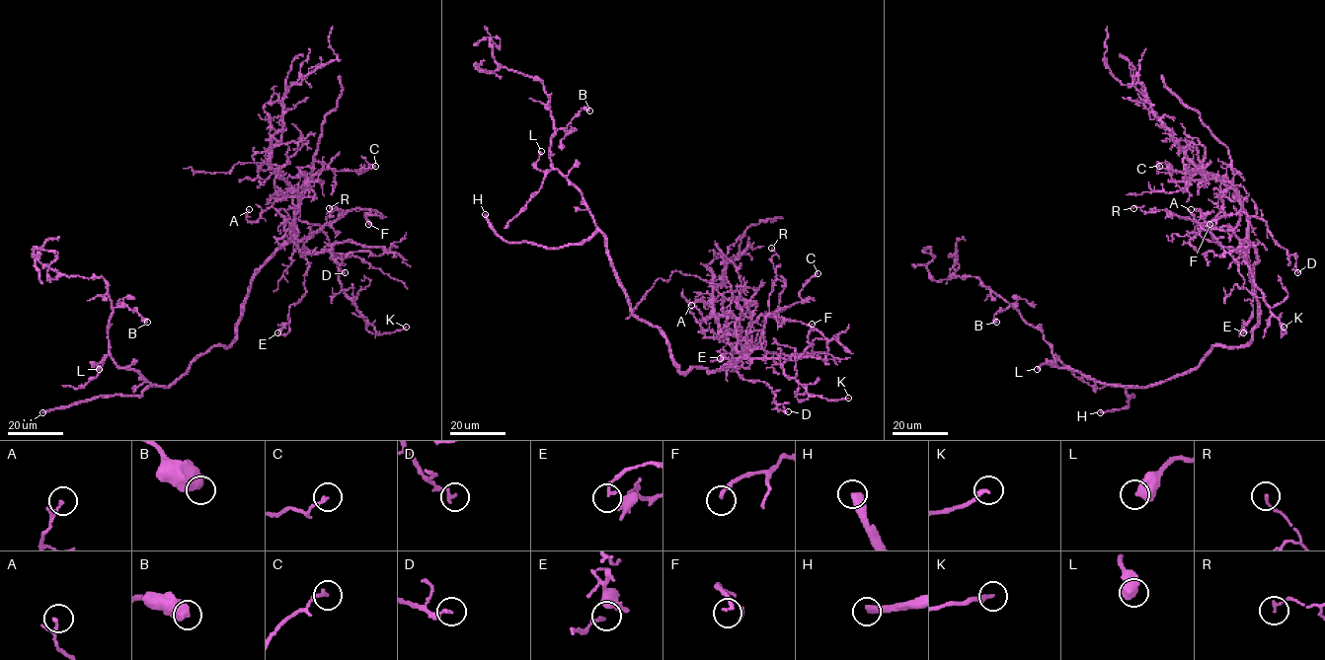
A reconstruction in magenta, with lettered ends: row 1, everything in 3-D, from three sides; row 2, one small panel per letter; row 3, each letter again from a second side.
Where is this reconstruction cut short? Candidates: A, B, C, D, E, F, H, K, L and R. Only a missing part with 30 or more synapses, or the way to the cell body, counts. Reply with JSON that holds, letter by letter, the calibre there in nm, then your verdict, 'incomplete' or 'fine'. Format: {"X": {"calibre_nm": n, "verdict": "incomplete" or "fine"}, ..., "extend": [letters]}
{"A": {"calibre_nm": 110, "verdict": "fine"}, "B": {"calibre_nm": 650, "verdict": "fine"}, "C": {"calibre_nm": 200, "verdict": "fine"}, "D": {"calibre_nm": 160, "verdict": "fine"}, "E": {"calibre_nm": 110, "verdict": "fine"}, "F": {"calibre_nm": 160, "verdict": "fine"}, "H": {"calibre_nm": 440, "verdict": "incomplete"}, "K": {"calibre_nm": 240, "verdict": "fine"}, "L": {"calibre_nm": 650, "verdict": "fine"}, "R": {"calibre_nm": 140, "verdict": "fine"}, "extend": ["H"]}

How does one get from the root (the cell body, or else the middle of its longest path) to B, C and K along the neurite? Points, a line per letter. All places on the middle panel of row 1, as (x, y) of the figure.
B: (661, 330), (631, 312), (607, 239), (582, 192), (551, 166), (555, 132), (582, 109), (589, 110)
C: (661, 330), (681, 372), (724, 370), (740, 356), (750, 326), (803, 302), (800, 290), (818, 273)
K: (661, 330), (681, 372), (720, 371), (740, 358), (777, 358), (783, 373), (810, 397), (848, 398)

